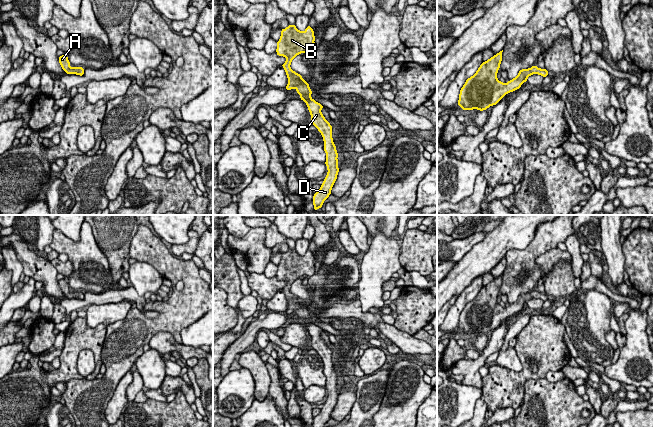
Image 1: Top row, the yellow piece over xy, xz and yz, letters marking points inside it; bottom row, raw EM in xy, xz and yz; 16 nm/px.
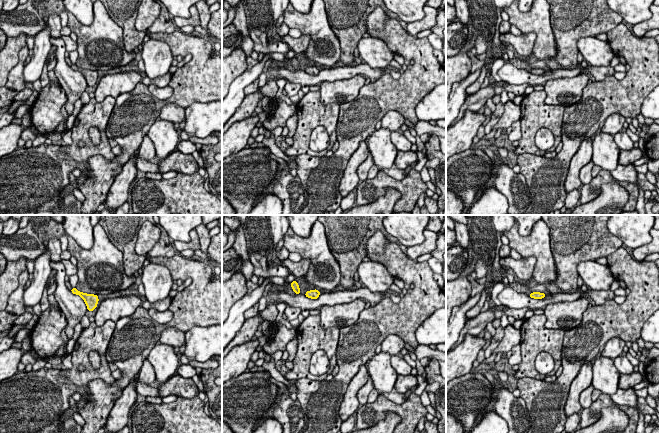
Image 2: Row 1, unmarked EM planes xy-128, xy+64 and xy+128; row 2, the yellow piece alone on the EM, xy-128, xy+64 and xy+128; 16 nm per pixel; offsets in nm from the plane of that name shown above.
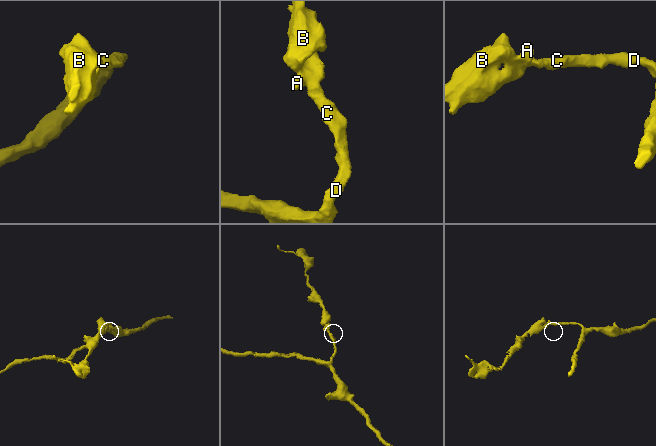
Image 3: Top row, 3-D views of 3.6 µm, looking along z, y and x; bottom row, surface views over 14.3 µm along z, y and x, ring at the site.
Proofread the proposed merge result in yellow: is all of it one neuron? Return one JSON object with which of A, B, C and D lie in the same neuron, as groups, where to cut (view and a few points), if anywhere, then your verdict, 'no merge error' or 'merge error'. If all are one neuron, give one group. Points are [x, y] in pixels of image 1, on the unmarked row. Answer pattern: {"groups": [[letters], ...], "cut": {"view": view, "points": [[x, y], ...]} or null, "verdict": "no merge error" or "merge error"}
{"groups": [["A", "B", "C", "D"]], "cut": null, "verdict": "no merge error"}

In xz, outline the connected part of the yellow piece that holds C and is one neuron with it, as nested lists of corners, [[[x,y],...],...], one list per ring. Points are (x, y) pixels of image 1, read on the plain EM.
[[[289,249],[281,254],[281,261],[277,266],[277,279],[284,280],[286,286],[282,288],[288,301],[286,314],[296,313],[301,320],[311,338],[311,345],[318,355],[322,358],[324,364],[324,375],[326,376],[326,390],[328,397],[324,403],[321,412],[314,417],[313,427],[324,427],[324,424],[331,418],[331,413],[337,403],[338,395],[338,377],[332,362],[332,350],[321,337],[324,331],[311,322],[312,315],[309,308],[303,304],[302,300],[290,292],[291,285],[300,277],[313,276],[315,272],[315,260],[313,253],[308,249],[304,256],[299,255],[295,249]]]

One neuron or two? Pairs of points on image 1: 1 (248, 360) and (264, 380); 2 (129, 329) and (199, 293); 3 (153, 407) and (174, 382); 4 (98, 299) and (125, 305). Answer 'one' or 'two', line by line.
1: one
2: one
3: two
4: two

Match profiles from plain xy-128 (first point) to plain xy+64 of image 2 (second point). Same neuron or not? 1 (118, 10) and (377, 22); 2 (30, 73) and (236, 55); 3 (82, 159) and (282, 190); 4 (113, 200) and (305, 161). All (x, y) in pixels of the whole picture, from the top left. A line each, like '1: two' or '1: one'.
1: two
2: two
3: two
4: two

